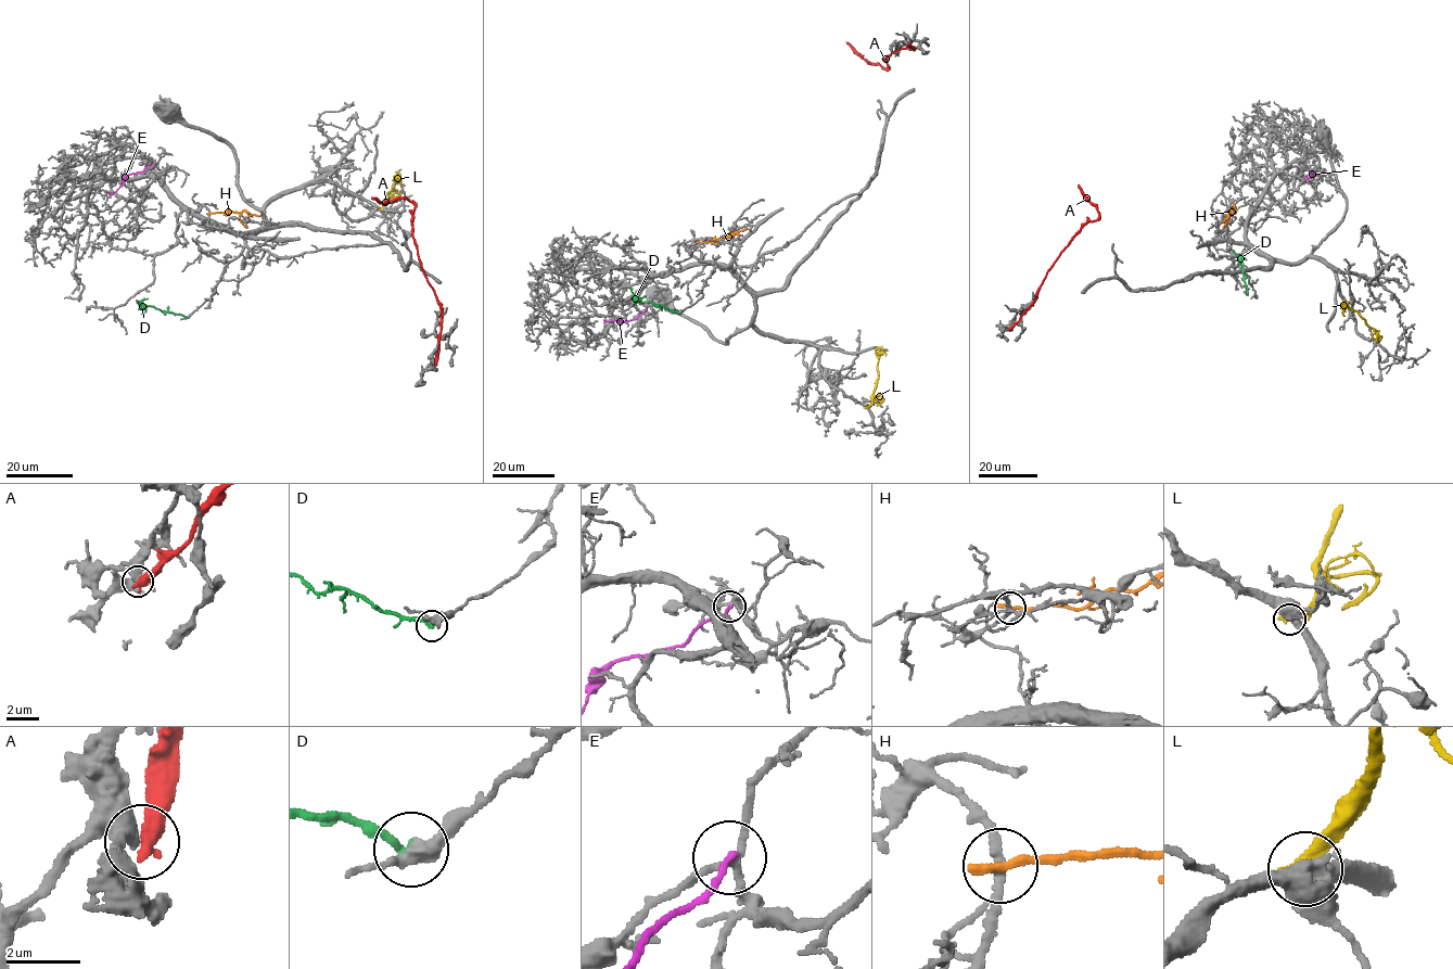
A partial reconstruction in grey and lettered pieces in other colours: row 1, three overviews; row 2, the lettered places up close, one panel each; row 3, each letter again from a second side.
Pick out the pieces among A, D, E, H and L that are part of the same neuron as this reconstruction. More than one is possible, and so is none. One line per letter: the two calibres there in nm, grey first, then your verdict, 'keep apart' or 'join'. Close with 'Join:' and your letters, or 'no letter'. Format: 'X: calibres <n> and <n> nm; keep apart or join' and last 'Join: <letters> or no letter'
A: calibres 380 and 480 nm; keep apart
D: calibres 360 and 240 nm; keep apart
E: calibres 180 and 180 nm; keep apart
H: calibres 240 and 320 nm; keep apart
L: calibres 650 and 360 nm; keep apart
Join: no letter

